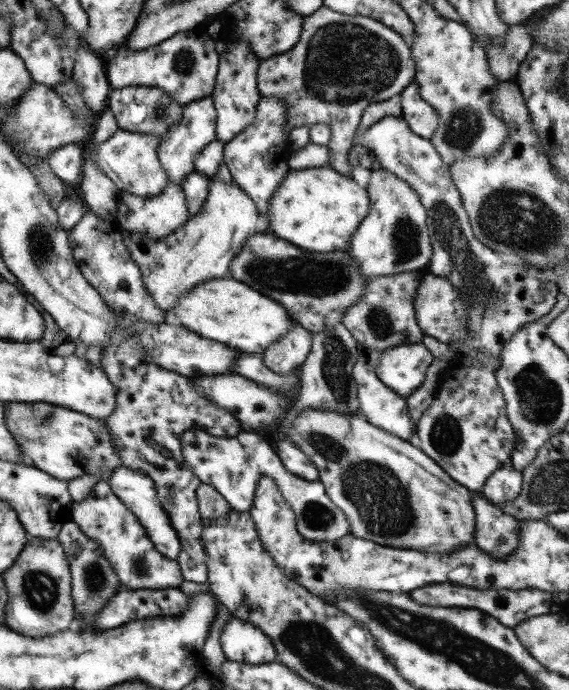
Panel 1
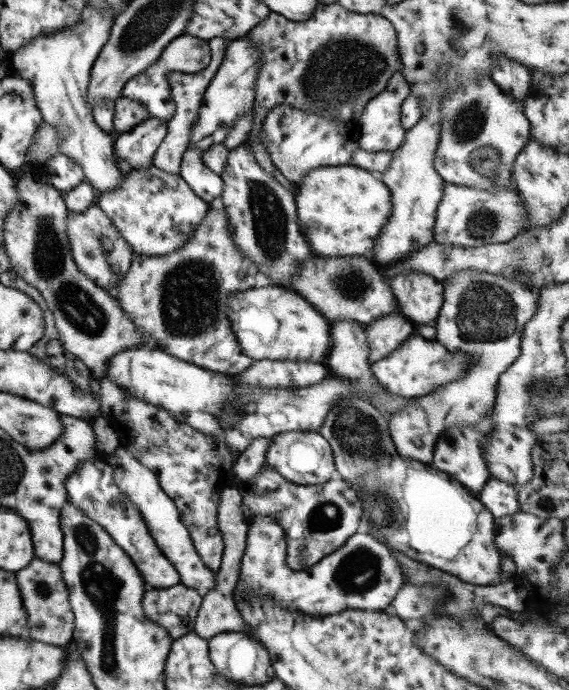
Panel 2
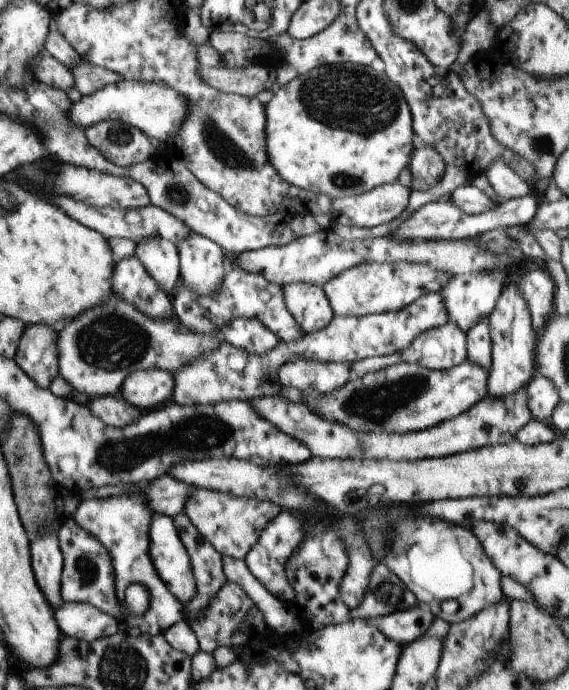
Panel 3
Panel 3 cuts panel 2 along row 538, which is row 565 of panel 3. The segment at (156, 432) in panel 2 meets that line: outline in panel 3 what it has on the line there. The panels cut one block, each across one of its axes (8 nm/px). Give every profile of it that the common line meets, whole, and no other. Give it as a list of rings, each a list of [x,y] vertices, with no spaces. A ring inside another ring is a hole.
[[[183,512],[171,518],[174,530],[187,551],[194,576],[194,597],[183,604],[185,620],[191,620],[204,613],[208,600],[216,594],[226,581],[222,569],[222,556],[200,535]]]

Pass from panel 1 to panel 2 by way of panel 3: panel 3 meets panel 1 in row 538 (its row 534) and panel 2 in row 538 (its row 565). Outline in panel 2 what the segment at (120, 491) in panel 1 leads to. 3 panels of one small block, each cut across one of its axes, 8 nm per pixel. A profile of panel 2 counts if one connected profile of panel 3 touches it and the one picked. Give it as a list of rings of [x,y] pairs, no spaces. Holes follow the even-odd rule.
[[[119,446],[113,450],[111,455],[106,457],[105,462],[112,468],[113,482],[137,507],[151,538],[153,538],[153,542],[161,550],[161,554],[169,560],[169,564],[177,571],[180,578],[179,582],[183,586],[195,589],[199,596],[203,596],[209,592],[211,587],[215,587],[217,571],[213,573],[197,556],[189,532],[181,522],[178,510],[175,508],[173,501],[162,491],[157,477],[139,464],[137,460],[131,458],[129,453]]]

